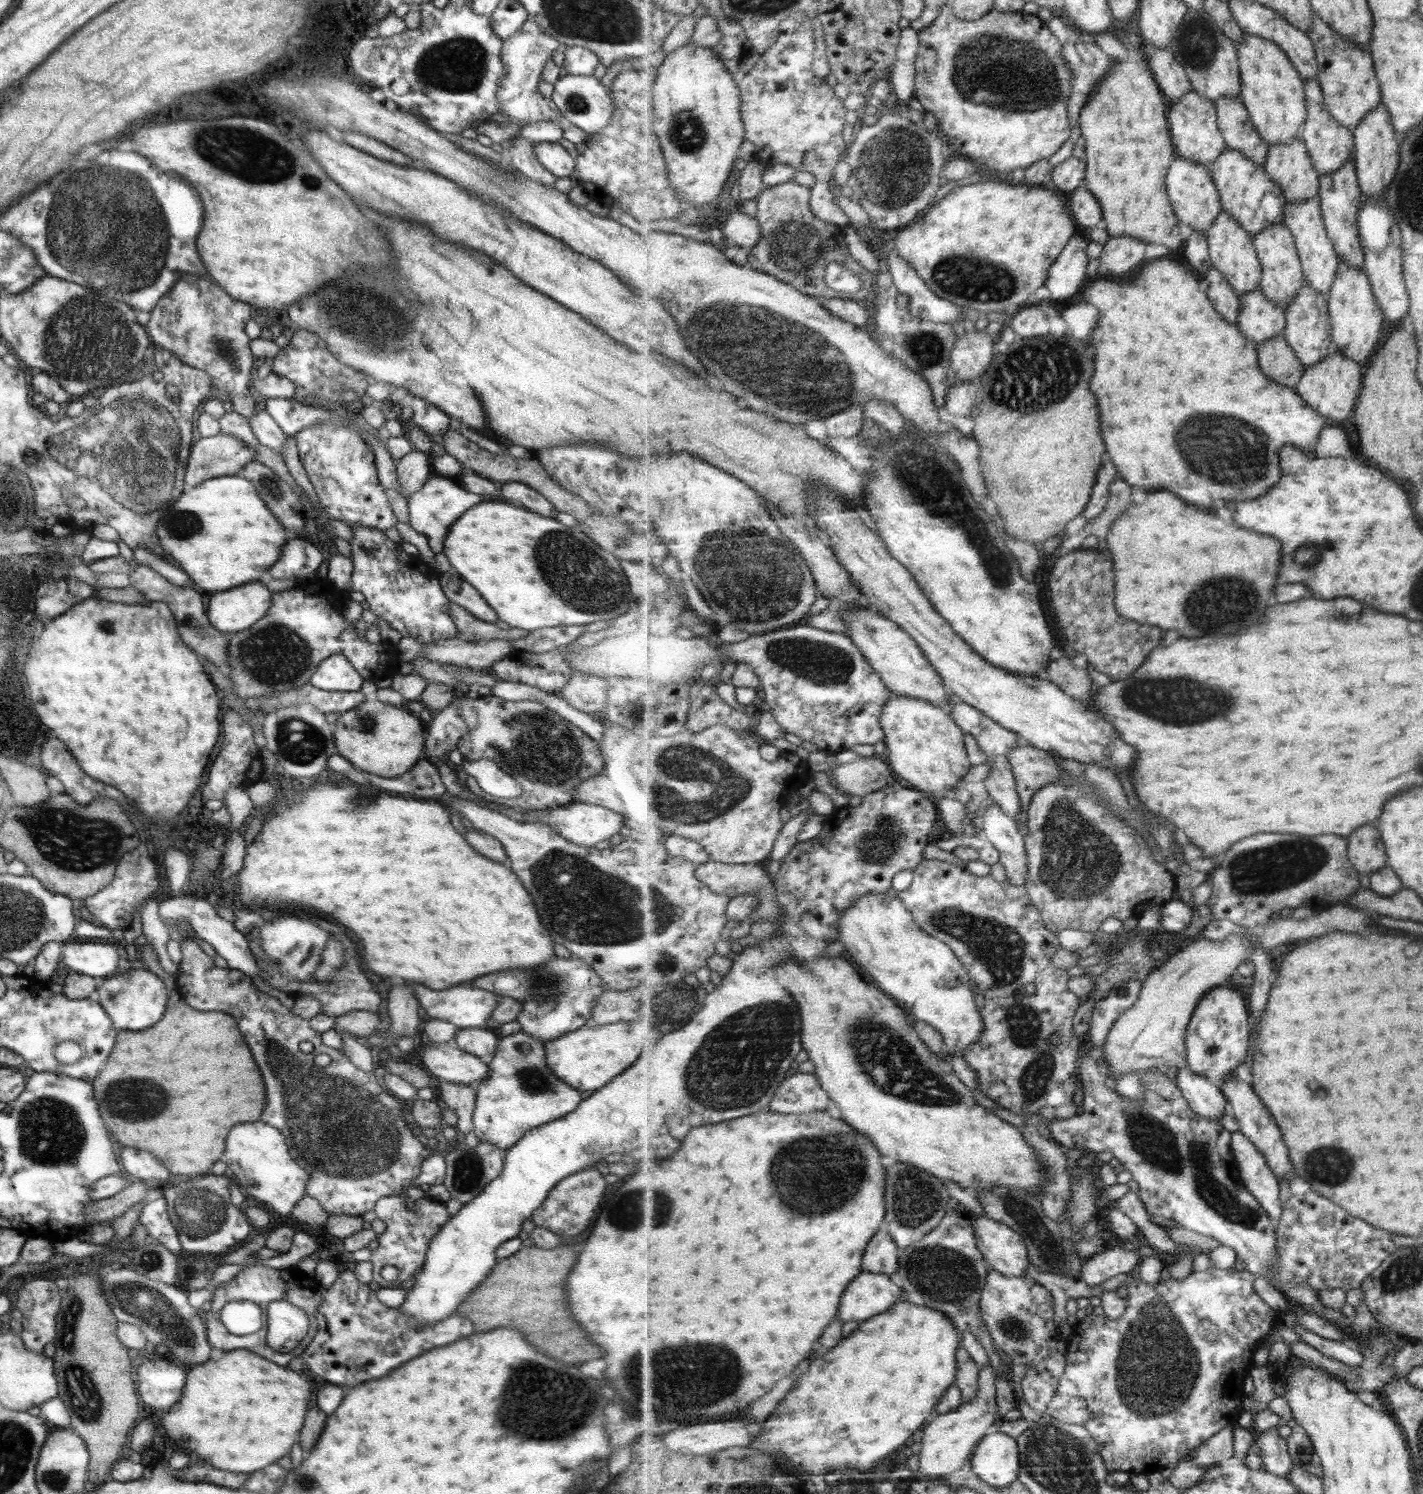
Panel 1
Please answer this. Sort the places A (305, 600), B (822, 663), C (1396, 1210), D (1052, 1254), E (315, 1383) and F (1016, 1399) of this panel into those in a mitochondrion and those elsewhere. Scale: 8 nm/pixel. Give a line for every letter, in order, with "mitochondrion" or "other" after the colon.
A: other
B: mitochondrion
C: other
D: mitochondrion
E: other
F: other

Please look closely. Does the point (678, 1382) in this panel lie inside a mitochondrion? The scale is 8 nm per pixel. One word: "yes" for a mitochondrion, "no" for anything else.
yes

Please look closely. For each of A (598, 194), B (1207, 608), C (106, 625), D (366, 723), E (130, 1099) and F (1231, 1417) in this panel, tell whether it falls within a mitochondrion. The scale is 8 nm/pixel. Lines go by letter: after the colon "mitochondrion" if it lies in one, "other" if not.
A: other
B: mitochondrion
C: mitochondrion
D: mitochondrion
E: mitochondrion
F: other

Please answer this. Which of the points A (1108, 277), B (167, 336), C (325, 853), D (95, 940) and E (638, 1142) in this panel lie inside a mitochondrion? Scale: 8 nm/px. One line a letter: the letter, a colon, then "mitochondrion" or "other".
A: other
B: other
C: other
D: other
E: other

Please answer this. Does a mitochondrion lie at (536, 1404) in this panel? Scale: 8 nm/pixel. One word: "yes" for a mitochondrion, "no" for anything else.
yes

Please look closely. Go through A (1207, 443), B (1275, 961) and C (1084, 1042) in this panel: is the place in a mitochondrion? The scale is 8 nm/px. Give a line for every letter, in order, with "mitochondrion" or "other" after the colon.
A: mitochondrion
B: other
C: other

